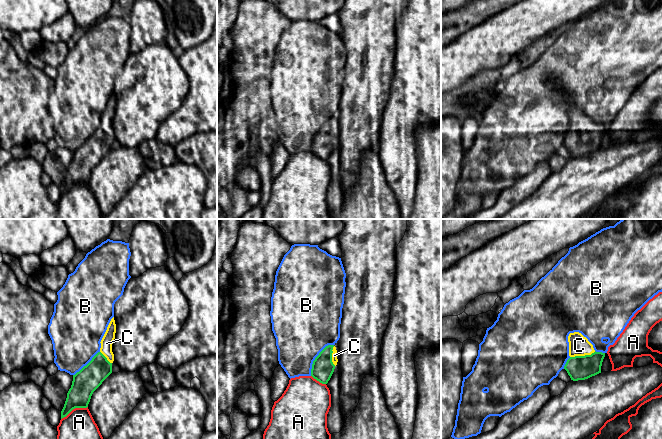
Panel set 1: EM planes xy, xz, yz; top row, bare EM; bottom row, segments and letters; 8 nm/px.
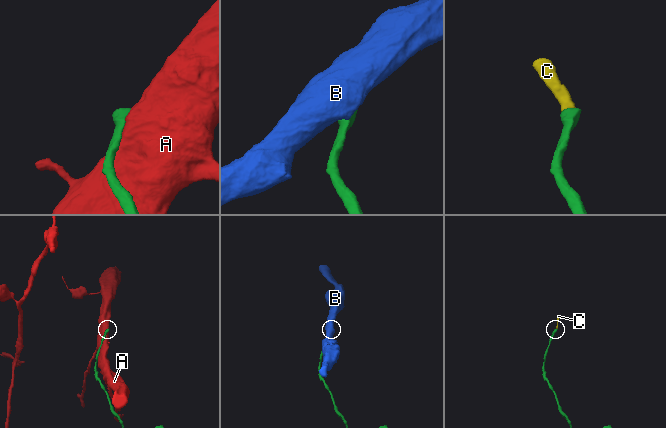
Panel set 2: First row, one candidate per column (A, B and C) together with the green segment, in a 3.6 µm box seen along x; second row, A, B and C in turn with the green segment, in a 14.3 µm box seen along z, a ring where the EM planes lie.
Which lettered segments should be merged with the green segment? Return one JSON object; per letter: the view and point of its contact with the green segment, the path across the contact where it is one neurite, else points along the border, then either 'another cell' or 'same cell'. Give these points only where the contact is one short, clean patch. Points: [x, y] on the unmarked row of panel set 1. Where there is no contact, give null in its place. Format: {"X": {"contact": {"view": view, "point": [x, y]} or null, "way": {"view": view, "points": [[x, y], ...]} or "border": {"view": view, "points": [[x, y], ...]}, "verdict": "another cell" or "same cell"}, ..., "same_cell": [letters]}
{"A": {"contact": {"view": "xy", "point": [74, 184]}, "verdict": "another cell"}, "B": {"contact": {"view": "xz", "point": [316, 133]}, "border": {"view": "xz", "points": [[333, 120], [328, 120], [315, 134], [310, 151]]}, "verdict": "another cell"}, "C": {"contact": {"view": "yz", "point": [582, 132]}, "way": {"view": "yz", "points": [[579, 143], [582, 140], [582, 132], [579, 121]]}, "verdict": "same cell"}, "same_cell": ["C"]}

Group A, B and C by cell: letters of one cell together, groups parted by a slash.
A / B / C

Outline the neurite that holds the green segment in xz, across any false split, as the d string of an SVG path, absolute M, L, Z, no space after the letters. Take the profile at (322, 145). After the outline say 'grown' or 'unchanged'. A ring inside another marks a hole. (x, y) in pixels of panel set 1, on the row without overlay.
M334 121L326 122L313 137L311 152L320 159L327 160L337 138L336 123Z; grown

